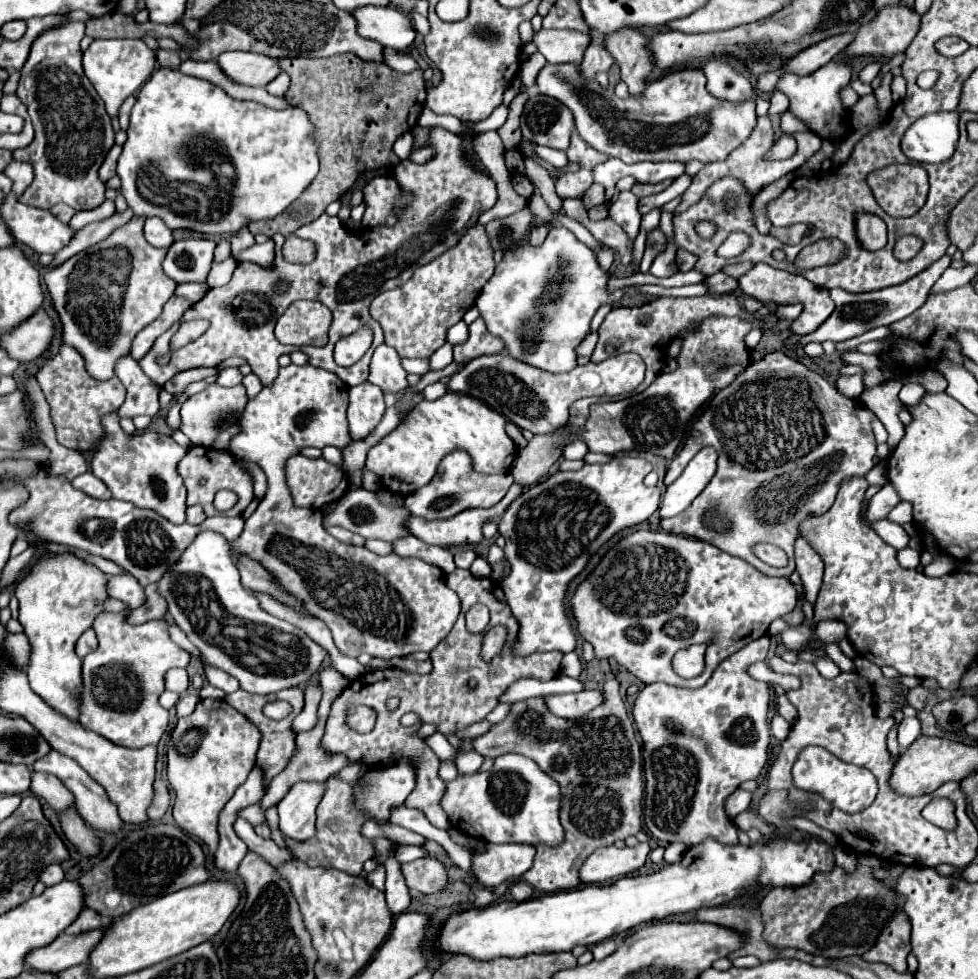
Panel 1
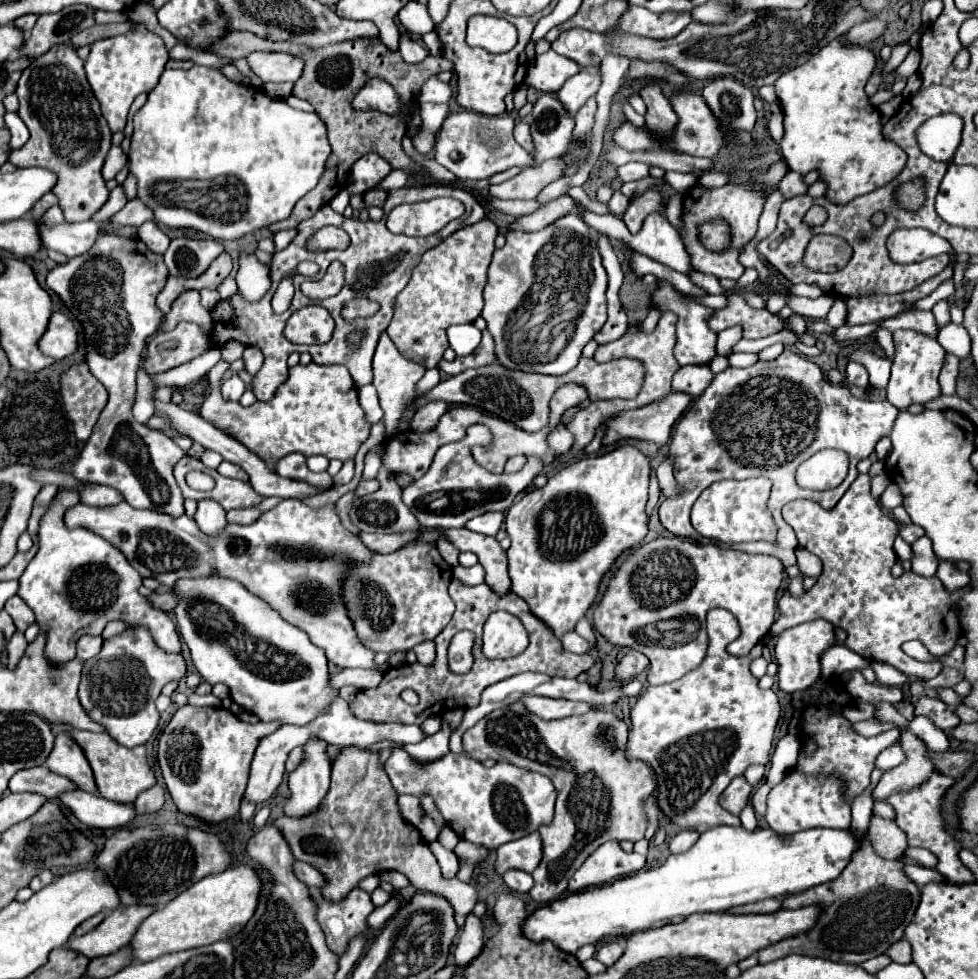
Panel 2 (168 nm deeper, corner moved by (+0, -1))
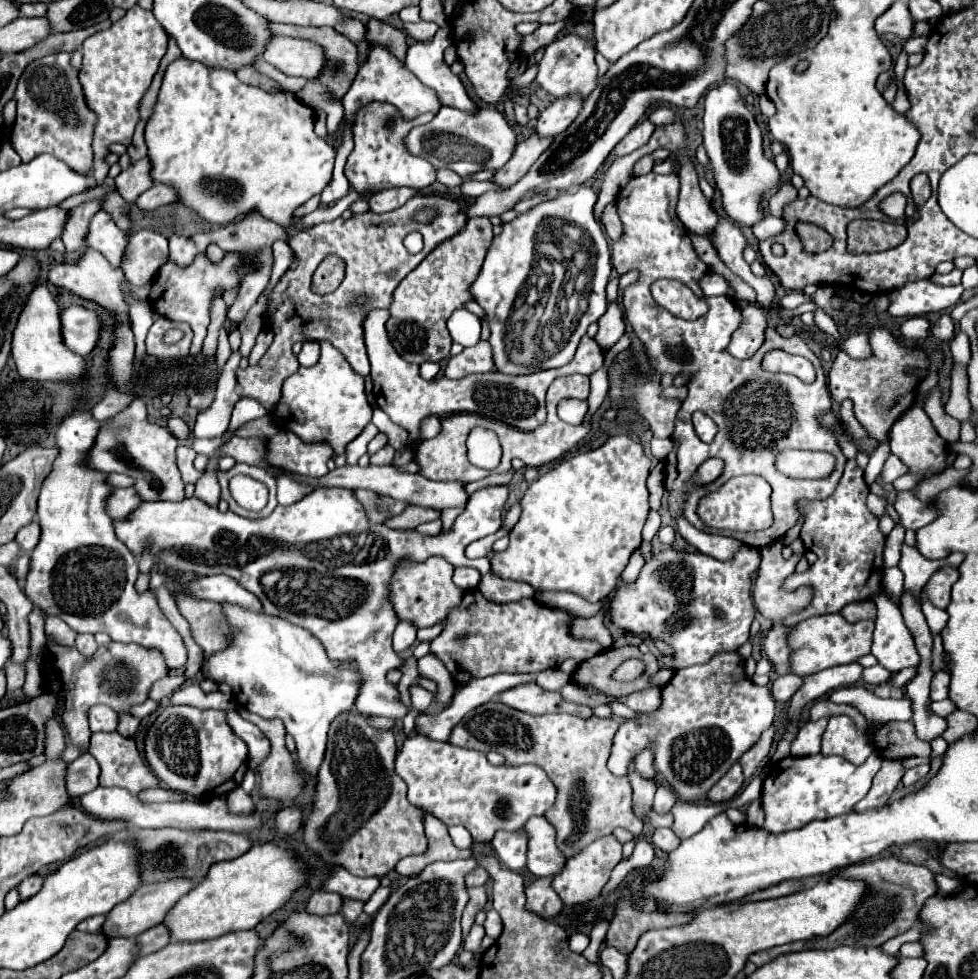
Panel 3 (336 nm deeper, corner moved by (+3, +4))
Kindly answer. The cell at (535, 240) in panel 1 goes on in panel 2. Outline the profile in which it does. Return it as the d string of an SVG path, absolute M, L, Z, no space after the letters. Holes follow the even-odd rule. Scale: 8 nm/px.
M562 196L562 198L556 198L544 206L540 206L538 210L526 214L526 216L520 216L518 220L514 220L508 228L510 230L522 230L522 232L536 232L536 230L542 230L544 226L556 222L560 216L568 214L572 210L572 204L574 200L570 196Z

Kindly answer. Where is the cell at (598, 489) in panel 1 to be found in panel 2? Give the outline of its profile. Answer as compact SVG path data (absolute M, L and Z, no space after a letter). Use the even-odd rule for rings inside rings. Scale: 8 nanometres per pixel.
M622 444L602 456L580 458L548 478L546 486L534 488L522 496L506 512L506 530L512 540L508 554L508 572L512 580L512 592L522 596L534 616L554 628L560 638L564 632L574 630L576 622L592 608L598 588L626 550L642 544L648 534L646 526L646 502L650 482L650 460L638 448Z

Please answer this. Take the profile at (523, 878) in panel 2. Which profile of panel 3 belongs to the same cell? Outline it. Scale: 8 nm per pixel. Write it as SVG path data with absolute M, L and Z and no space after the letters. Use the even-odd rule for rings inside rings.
M499 831L495 835L495 839L491 841L497 859L501 861L501 865L509 871L521 873L525 869L525 861L527 861L527 839L523 835L523 831L515 831L515 833L507 833L507 831Z

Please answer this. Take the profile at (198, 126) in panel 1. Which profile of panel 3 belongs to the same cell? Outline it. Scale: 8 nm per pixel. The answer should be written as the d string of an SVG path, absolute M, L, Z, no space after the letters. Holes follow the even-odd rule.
M177 59L173 61L163 75L161 81L161 89L157 95L157 101L153 105L153 113L145 123L145 145L147 145L147 159L151 163L151 179L155 183L167 183L169 187L175 187L175 193L179 195L179 203L185 207L191 207L201 219L213 223L213 225L229 225L233 223L237 217L245 217L249 213L259 213L269 221L275 221L279 225L293 225L293 211L303 205L305 201L309 201L313 195L319 195L323 191L323 187L329 183L331 175L333 175L333 163L335 163L335 149L327 143L327 139L315 135L313 131L313 109L303 105L293 93L285 93L285 91L277 91L277 93L269 93L263 91L261 87L253 87L253 85L245 85L237 79L235 71L231 69L211 69L199 61L191 61L191 59Z

